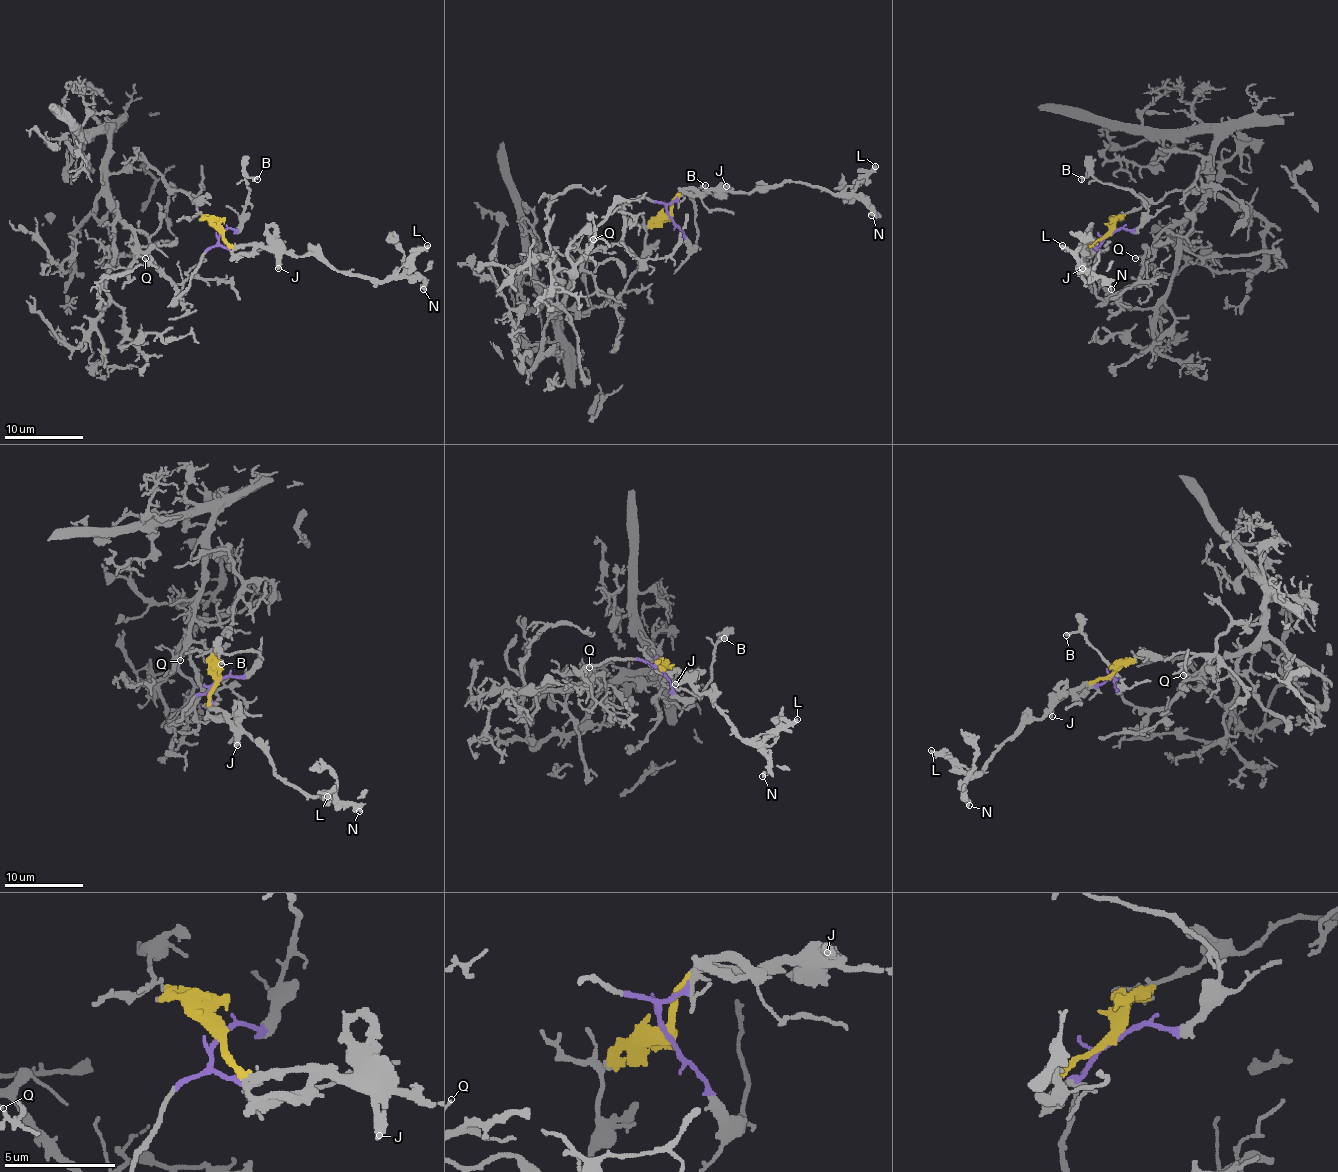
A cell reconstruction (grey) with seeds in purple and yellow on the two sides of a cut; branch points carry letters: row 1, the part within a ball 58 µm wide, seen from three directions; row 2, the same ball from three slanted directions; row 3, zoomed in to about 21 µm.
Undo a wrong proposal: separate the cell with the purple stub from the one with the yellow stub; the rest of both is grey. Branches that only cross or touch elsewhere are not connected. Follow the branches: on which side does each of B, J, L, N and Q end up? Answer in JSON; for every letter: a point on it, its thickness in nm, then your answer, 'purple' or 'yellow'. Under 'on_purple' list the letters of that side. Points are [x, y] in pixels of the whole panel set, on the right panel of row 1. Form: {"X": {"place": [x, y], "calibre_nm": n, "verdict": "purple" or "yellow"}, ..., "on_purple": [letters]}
{"B": {"place": [1081, 179], "calibre_nm": 240, "verdict": "purple"}, "J": {"place": [1082, 268], "calibre_nm": 360, "verdict": "yellow"}, "L": {"place": [1062, 245], "calibre_nm": 320, "verdict": "yellow"}, "N": {"place": [1111, 289], "calibre_nm": 150, "verdict": "yellow"}, "Q": {"place": [1135, 258], "calibre_nm": 110, "verdict": "purple"}, "on_purple": ["B", "Q"]}

